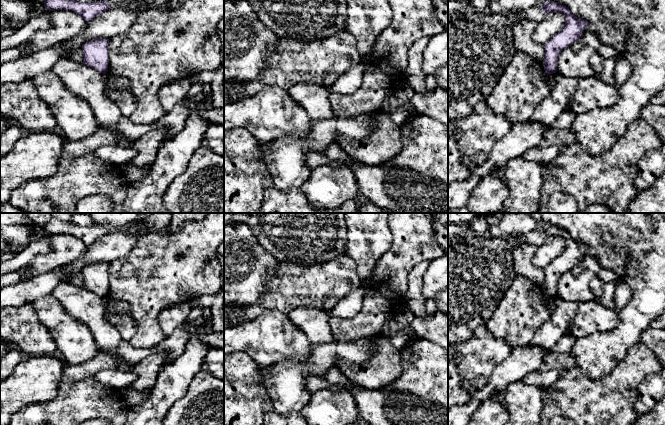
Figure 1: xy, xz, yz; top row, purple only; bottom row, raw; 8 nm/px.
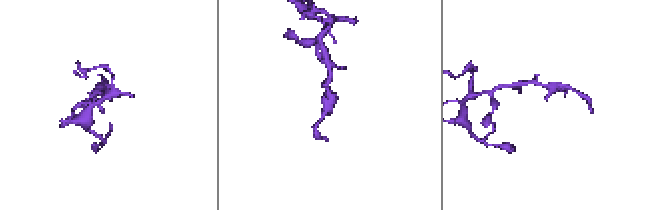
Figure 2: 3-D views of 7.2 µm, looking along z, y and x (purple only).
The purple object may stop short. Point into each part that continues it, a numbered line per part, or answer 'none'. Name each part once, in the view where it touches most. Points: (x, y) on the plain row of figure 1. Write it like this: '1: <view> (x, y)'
none

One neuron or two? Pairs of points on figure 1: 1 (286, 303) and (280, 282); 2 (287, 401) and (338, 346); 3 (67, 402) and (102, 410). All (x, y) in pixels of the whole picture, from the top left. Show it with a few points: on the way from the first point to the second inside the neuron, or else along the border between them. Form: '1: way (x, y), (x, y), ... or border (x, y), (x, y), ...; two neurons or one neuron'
1: way (285, 298), (285, 287); one neuron
2: way (290, 385), (308, 367), (316, 365), (322, 359); one neuron
3: way (76, 402), (93, 402); one neuron

